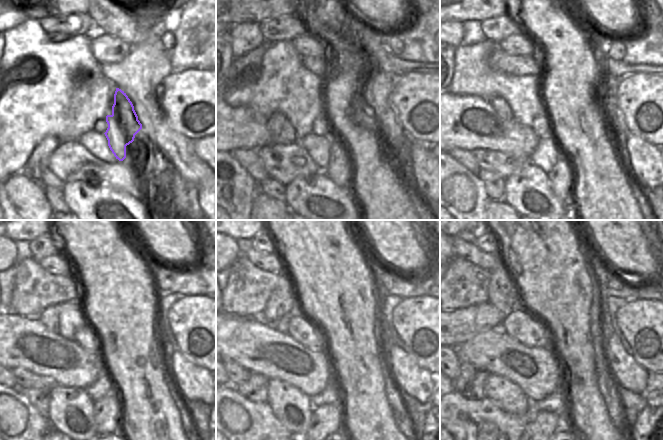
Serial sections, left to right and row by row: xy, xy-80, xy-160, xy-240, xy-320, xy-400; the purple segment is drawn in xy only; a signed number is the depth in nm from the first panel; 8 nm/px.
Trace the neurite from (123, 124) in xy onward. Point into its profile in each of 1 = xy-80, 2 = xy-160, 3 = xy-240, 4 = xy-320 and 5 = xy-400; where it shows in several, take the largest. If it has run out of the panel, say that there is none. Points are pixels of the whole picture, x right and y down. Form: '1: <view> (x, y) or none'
1: xy-80 (340, 170)
2: xy-160 (561, 177)
3: xy-240 (107, 411)
4: xy-320 (325, 420)
5: xy-400 (545, 423)

